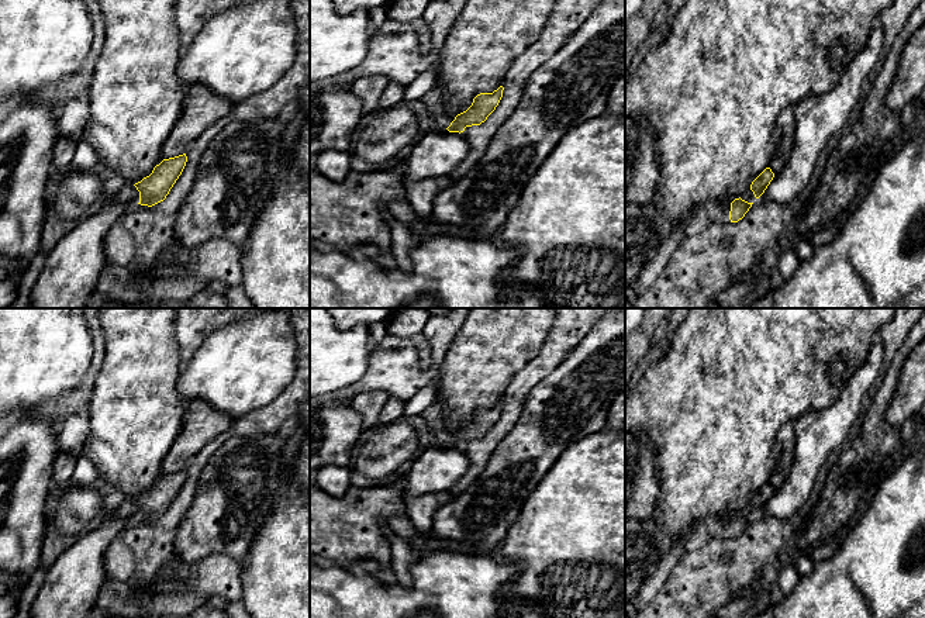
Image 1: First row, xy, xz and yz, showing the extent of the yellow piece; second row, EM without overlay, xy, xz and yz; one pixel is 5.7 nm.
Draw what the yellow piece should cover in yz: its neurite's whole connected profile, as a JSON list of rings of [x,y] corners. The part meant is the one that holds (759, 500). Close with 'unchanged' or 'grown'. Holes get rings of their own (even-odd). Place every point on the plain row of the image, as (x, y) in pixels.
[[[766,483],[750,500],[750,504],[735,514],[732,518],[708,515],[704,524],[712,539],[738,538],[745,532],[752,519],[764,508],[774,488],[770,483]]]; grown

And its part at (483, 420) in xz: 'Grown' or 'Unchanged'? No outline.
Grown

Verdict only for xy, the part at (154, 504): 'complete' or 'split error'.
split error

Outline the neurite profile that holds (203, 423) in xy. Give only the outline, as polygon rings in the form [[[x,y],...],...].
[[[194,400],[183,421],[182,432],[170,446],[162,466],[162,476],[186,469],[187,463],[207,443],[227,432],[241,420],[207,405],[201,400]]]

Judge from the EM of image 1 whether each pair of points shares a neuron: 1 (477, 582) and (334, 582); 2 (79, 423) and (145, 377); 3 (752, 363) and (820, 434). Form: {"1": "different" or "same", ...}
{"1": "same", "2": "different", "3": "different"}

